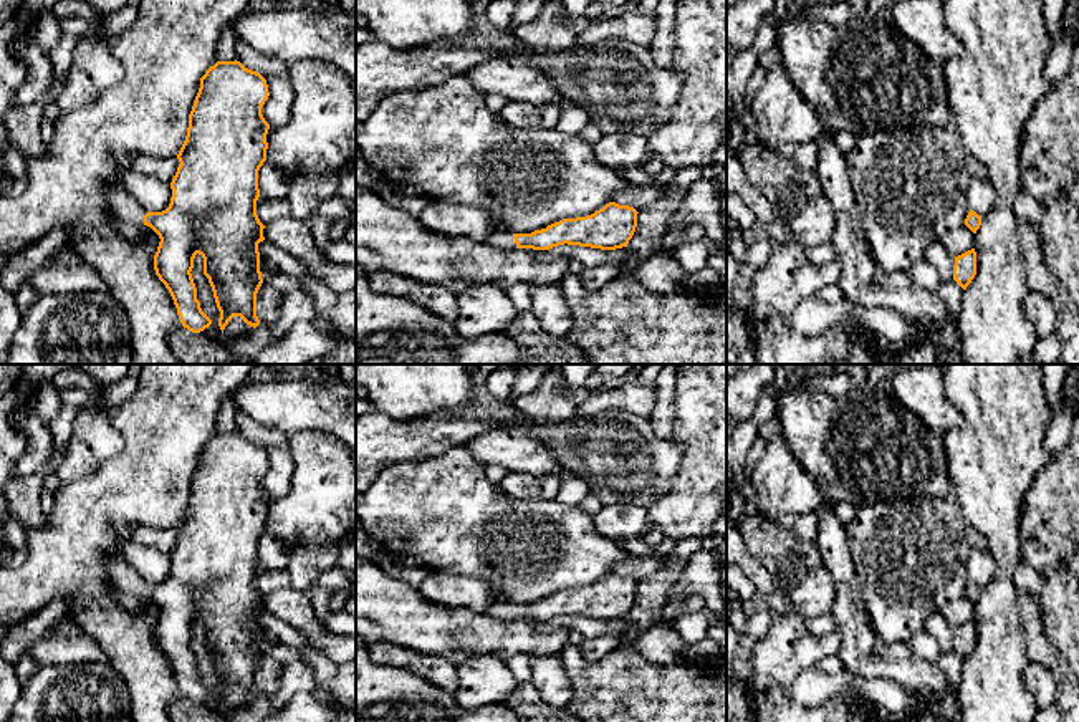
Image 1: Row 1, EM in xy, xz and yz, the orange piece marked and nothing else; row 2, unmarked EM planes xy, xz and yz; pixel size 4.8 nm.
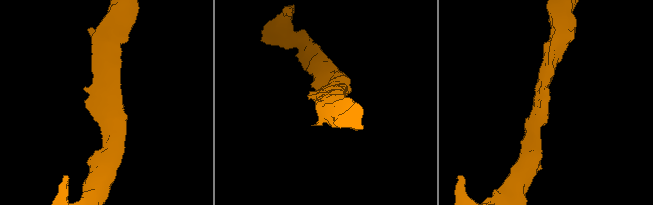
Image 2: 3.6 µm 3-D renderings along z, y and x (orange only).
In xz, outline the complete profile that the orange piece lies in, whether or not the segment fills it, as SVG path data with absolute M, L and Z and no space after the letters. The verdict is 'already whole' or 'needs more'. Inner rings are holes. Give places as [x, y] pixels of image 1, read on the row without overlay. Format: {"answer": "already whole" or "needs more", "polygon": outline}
{"answer": "needs more", "polygon": "M616 573L586 588L563 590L531 604L500 601L485 611L501 619L549 621L558 616L579 616L601 621L627 618L637 598L637 581Z"}

